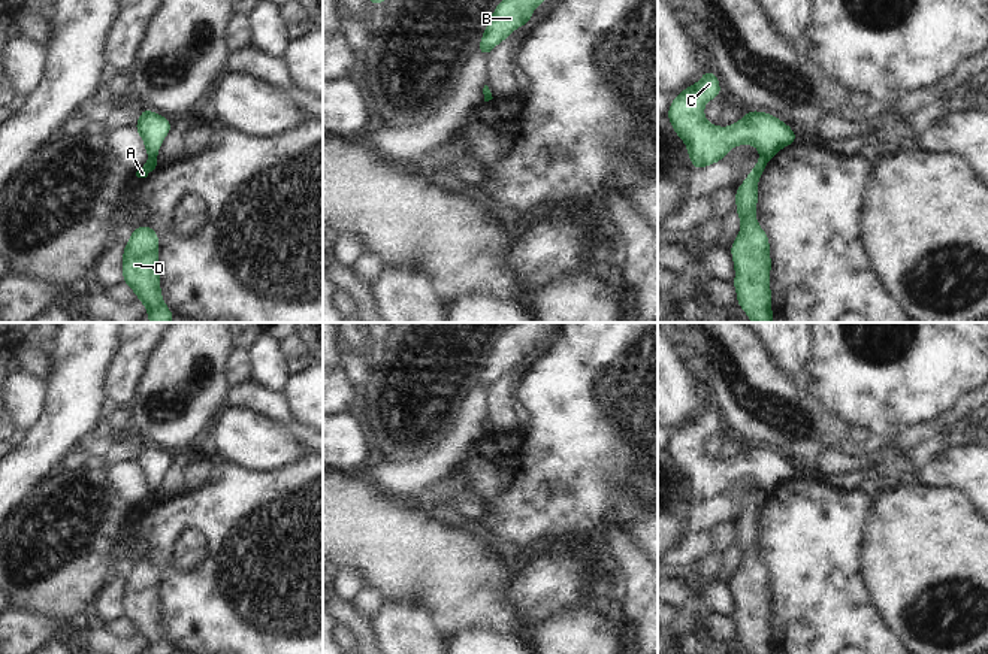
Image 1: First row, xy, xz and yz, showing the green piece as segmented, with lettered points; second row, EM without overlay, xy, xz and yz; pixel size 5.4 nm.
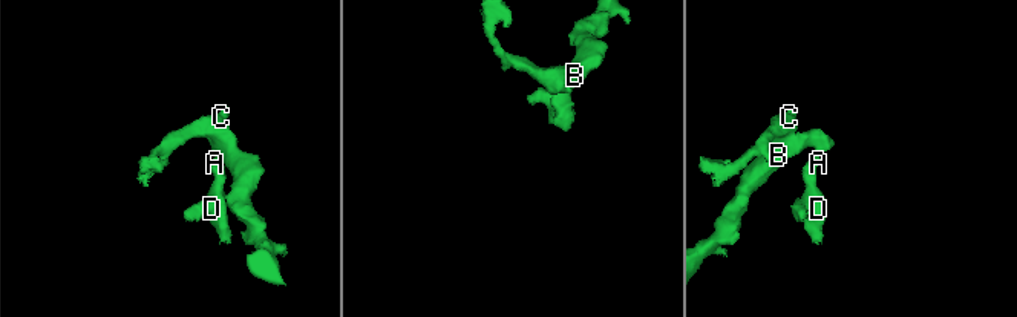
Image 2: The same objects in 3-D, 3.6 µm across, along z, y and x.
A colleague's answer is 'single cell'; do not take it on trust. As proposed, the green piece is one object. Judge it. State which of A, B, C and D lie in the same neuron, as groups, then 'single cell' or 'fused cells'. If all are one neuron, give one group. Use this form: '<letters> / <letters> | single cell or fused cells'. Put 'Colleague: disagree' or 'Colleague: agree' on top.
Colleague: disagree
A D / B C | fused cells

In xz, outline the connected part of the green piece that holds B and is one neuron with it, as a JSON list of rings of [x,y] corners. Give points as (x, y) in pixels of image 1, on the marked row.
[[[501,0],[483,31],[478,54],[489,55],[502,40],[508,39],[516,28],[532,19],[532,12],[547,0]]]

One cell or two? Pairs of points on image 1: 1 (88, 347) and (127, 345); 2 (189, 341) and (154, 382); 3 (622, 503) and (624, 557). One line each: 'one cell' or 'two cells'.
1: two cells
2: one cell
3: two cells

